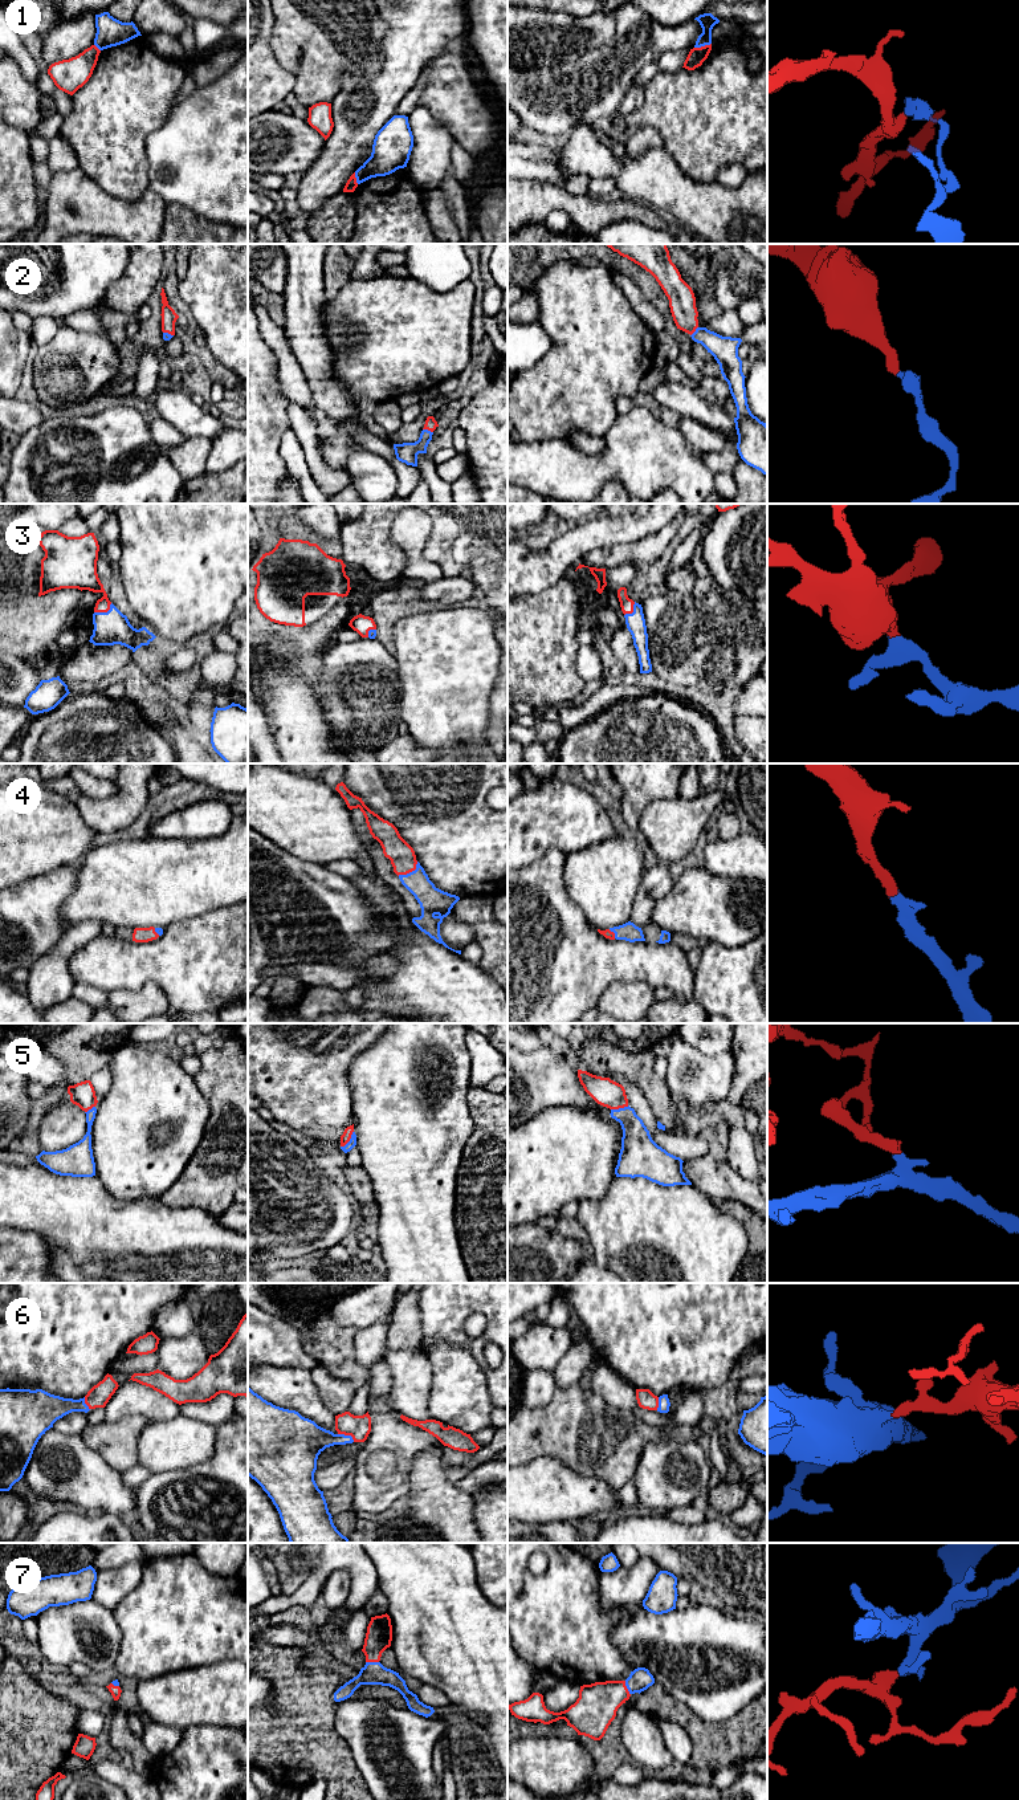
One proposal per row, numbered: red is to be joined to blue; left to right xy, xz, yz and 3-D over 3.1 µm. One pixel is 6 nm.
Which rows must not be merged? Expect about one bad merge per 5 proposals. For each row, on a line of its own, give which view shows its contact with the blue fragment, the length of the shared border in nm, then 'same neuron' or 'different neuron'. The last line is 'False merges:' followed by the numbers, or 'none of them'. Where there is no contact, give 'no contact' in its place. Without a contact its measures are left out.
1: meets blue in yz; contact 110 nm long; different neuron
2: meets blue in xz; contact 70 nm long; same neuron
3: meets blue in xy; contact 130 nm long; same neuron
4: meets blue in xz; contact 150 nm long; same neuron
5: meets blue in xz; contact 130 nm long; same neuron
6: meets blue in xz; contact 120 nm long; same neuron
7: meets blue in yz; contact 90 nm long; same neuron
False merges: 1

